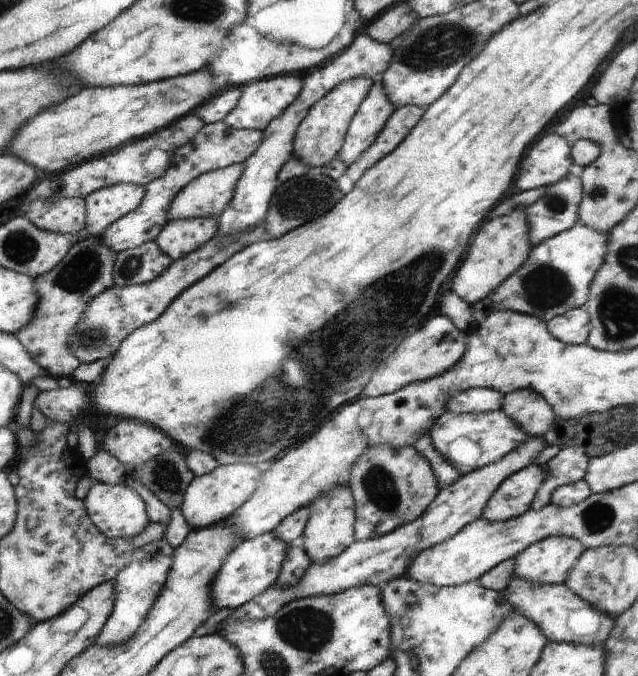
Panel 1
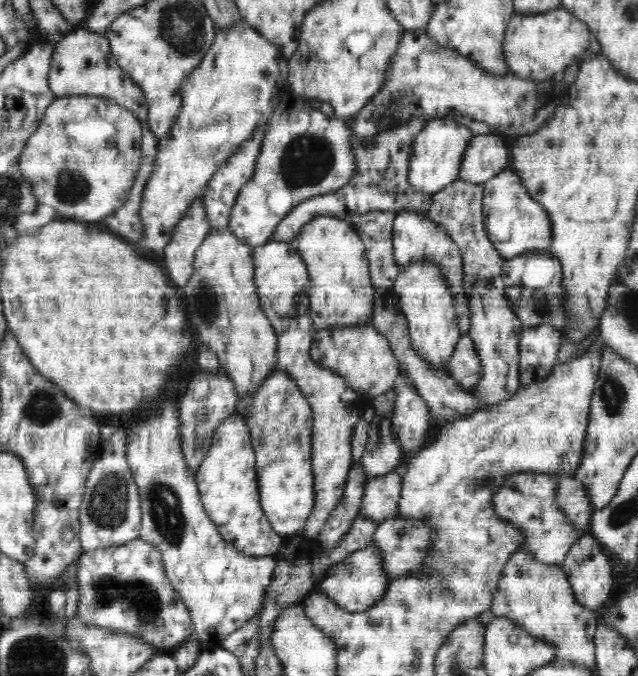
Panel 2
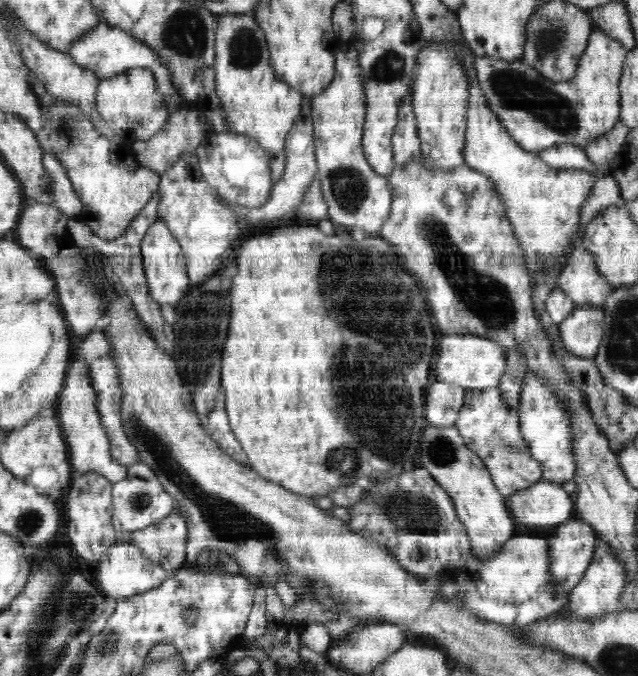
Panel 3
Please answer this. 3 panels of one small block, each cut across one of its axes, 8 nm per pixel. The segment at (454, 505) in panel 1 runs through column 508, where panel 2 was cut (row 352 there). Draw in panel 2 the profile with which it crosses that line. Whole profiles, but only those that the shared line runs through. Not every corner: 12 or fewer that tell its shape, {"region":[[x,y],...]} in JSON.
{"region":[[462,335],[447,372],[462,389],[481,377],[481,360],[469,335]]}

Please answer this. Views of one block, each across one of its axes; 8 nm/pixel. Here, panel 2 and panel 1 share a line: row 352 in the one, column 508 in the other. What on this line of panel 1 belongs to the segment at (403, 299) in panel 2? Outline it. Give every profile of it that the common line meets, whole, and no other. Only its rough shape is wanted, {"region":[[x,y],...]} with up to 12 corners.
{"region":[[502,409],[446,410],[429,435],[462,475],[529,437]]}

